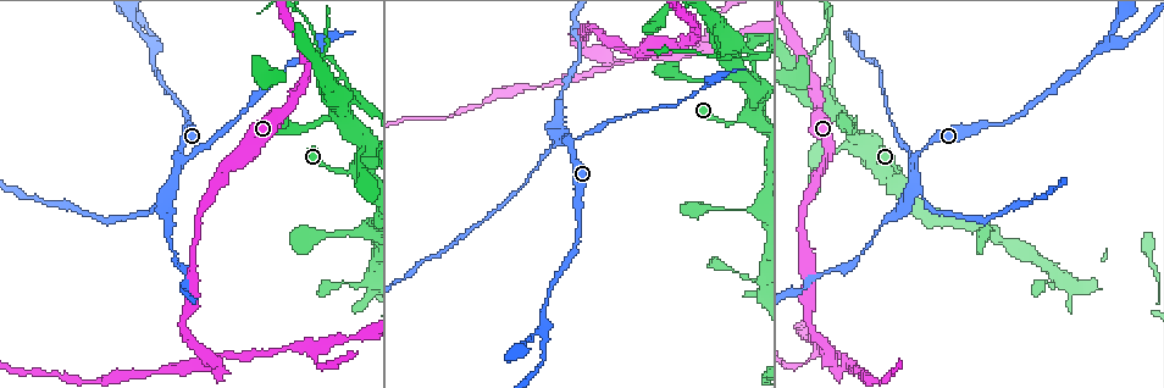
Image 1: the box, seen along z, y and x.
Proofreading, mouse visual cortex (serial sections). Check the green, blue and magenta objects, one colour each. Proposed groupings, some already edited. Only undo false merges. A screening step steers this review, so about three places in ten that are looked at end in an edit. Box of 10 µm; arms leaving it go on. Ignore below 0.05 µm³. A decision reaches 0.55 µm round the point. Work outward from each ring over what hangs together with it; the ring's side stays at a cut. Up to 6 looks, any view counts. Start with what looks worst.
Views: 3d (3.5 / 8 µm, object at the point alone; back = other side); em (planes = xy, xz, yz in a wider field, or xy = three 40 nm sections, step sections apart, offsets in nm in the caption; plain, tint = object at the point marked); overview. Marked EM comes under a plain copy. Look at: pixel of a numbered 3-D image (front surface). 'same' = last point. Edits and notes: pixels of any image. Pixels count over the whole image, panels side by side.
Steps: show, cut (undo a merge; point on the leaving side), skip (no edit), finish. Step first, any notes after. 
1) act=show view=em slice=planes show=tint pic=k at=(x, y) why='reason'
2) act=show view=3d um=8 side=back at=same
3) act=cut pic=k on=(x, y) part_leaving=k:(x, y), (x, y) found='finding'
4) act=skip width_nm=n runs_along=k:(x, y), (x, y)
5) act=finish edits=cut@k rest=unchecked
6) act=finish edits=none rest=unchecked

act=show view=3d um=3.5 pic=1 at=(178, 159) why='branch point'

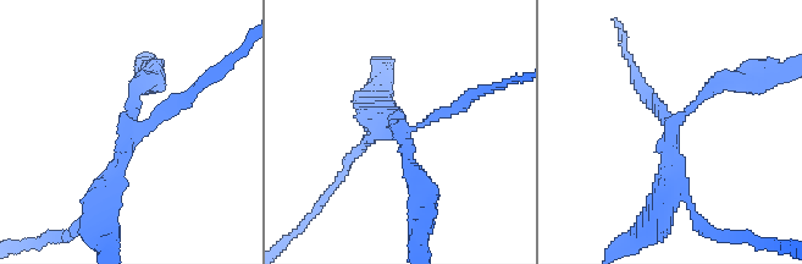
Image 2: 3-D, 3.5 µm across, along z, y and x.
act=show view=em slice=xy step=2 show=tint pic=2 at=(128, 127) why='now the EM'

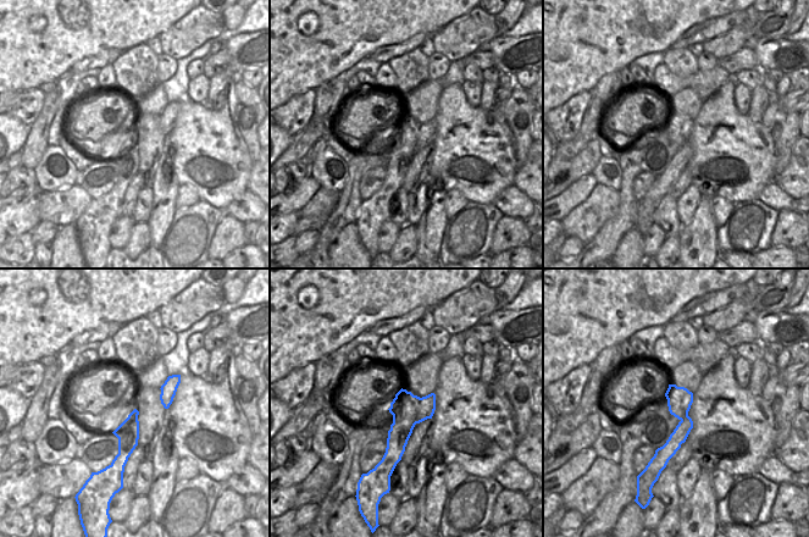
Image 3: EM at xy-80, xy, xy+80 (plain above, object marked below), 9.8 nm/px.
act=cut pic=2 on=(172, 105) arm_widths_nm=150,200,200 found='a second cell is stuck on'

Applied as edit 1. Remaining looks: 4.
act=show view=overview

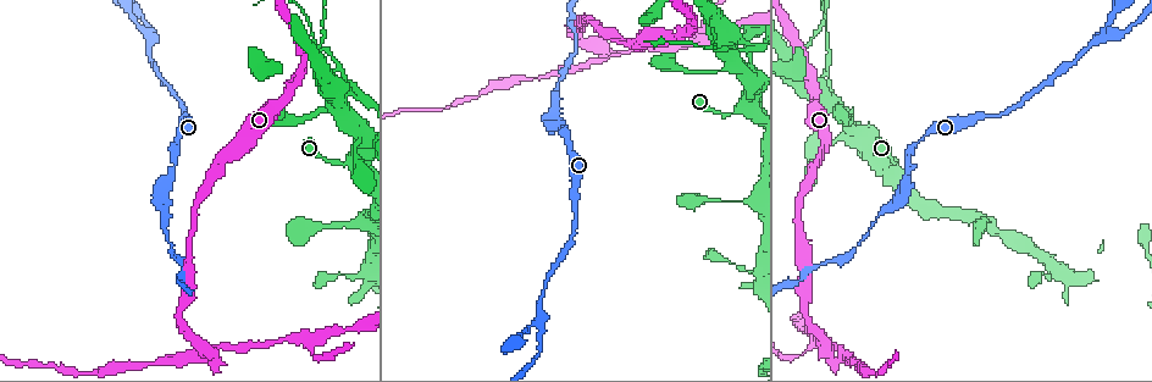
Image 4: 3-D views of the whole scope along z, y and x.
act=show view=em slice=xy step=2 show=tint pic=4 at=(204, 358) why='abrupt turn'

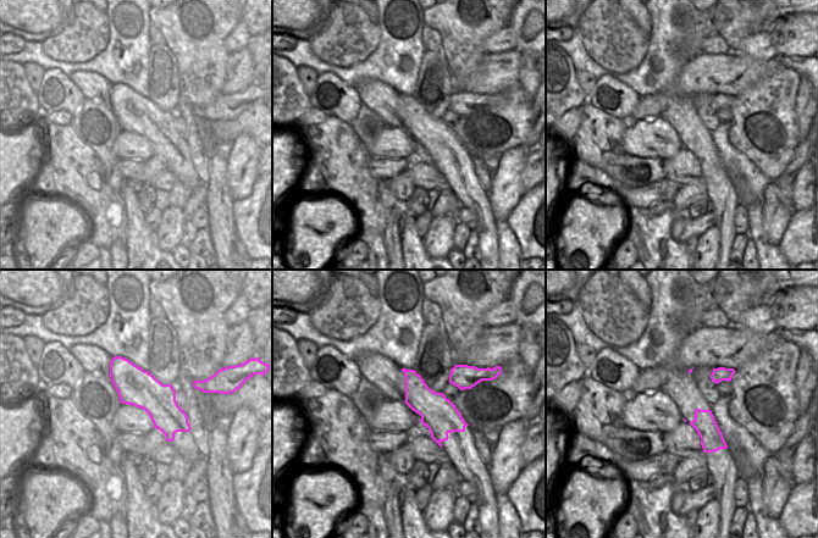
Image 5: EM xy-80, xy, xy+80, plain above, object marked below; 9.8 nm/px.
act=show view=3d um=3.5 at=same why='see where the arms go'

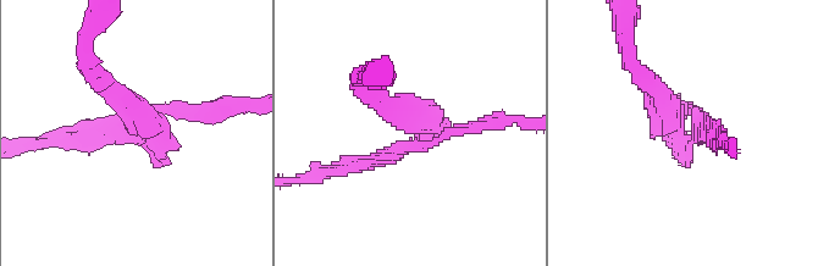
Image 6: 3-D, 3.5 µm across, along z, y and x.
act=cut pic=6 on=(87, 143) arm_widths_nm=150,250,250 found='two cells meet here'

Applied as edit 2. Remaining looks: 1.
act=finish edits=cut@2,cut@6 rest=unchecked

